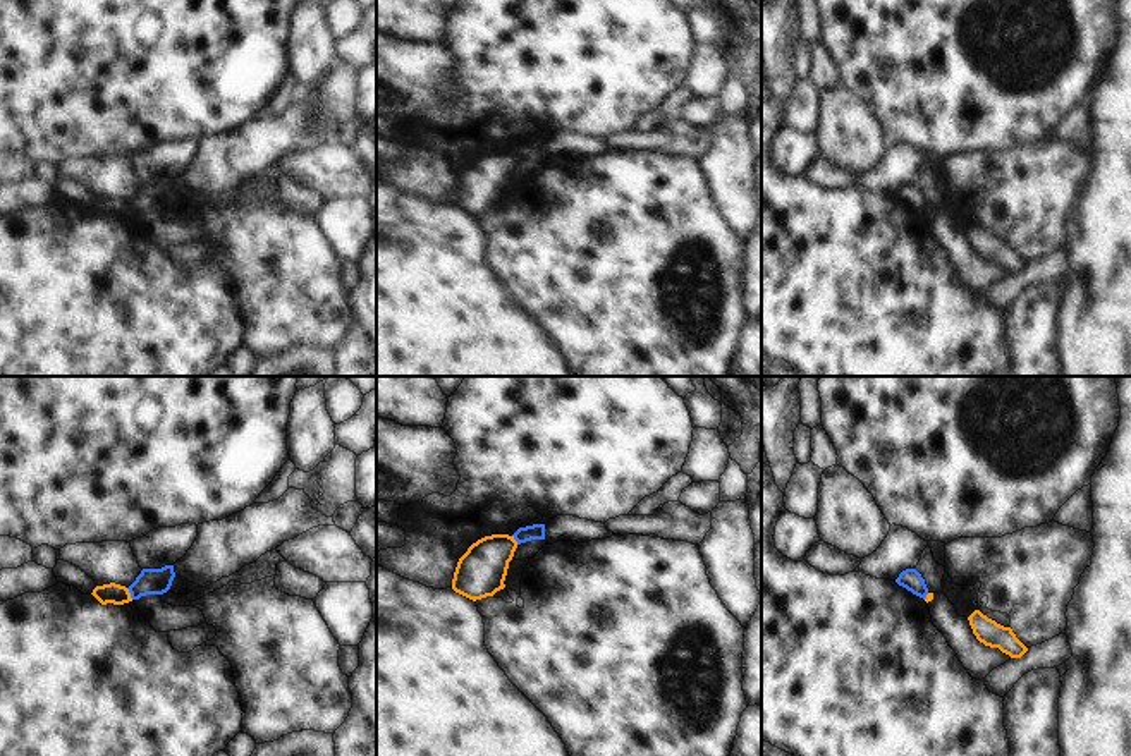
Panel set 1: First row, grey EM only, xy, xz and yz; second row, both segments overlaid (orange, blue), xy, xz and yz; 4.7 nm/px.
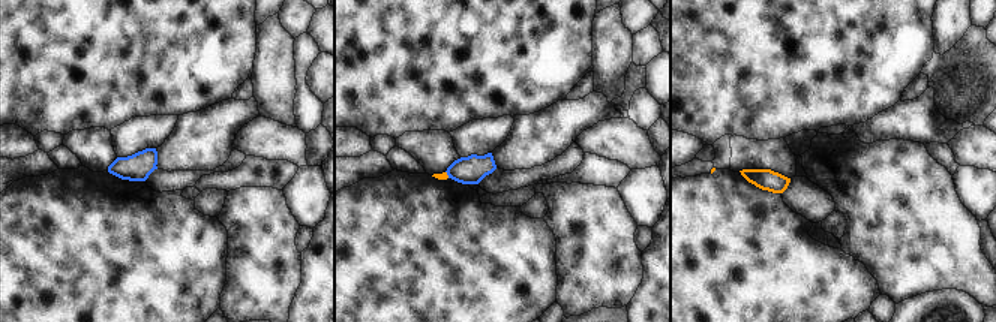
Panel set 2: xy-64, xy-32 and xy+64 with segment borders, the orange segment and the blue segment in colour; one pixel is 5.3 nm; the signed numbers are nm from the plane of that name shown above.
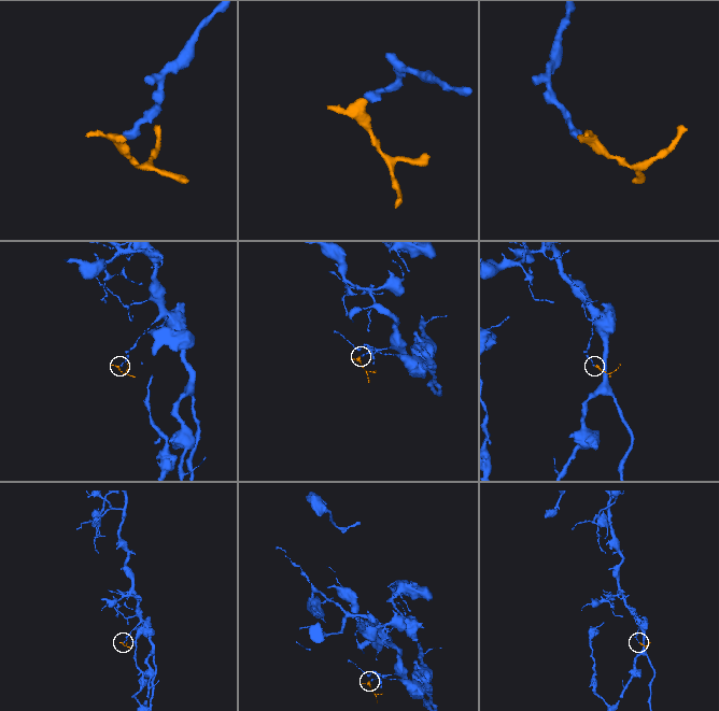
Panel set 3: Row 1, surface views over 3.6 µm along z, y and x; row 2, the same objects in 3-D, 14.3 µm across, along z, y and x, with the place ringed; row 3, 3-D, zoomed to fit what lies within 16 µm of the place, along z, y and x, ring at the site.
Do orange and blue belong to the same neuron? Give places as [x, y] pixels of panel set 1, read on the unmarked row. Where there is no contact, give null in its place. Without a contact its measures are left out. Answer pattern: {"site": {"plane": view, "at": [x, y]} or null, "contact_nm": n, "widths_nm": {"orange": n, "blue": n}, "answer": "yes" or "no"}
{"site": {"plane": "xy", "at": [129, 208]}, "contact_nm": 70, "widths_nm": {"orange": 100, "blue": 130}, "answer": "no"}

